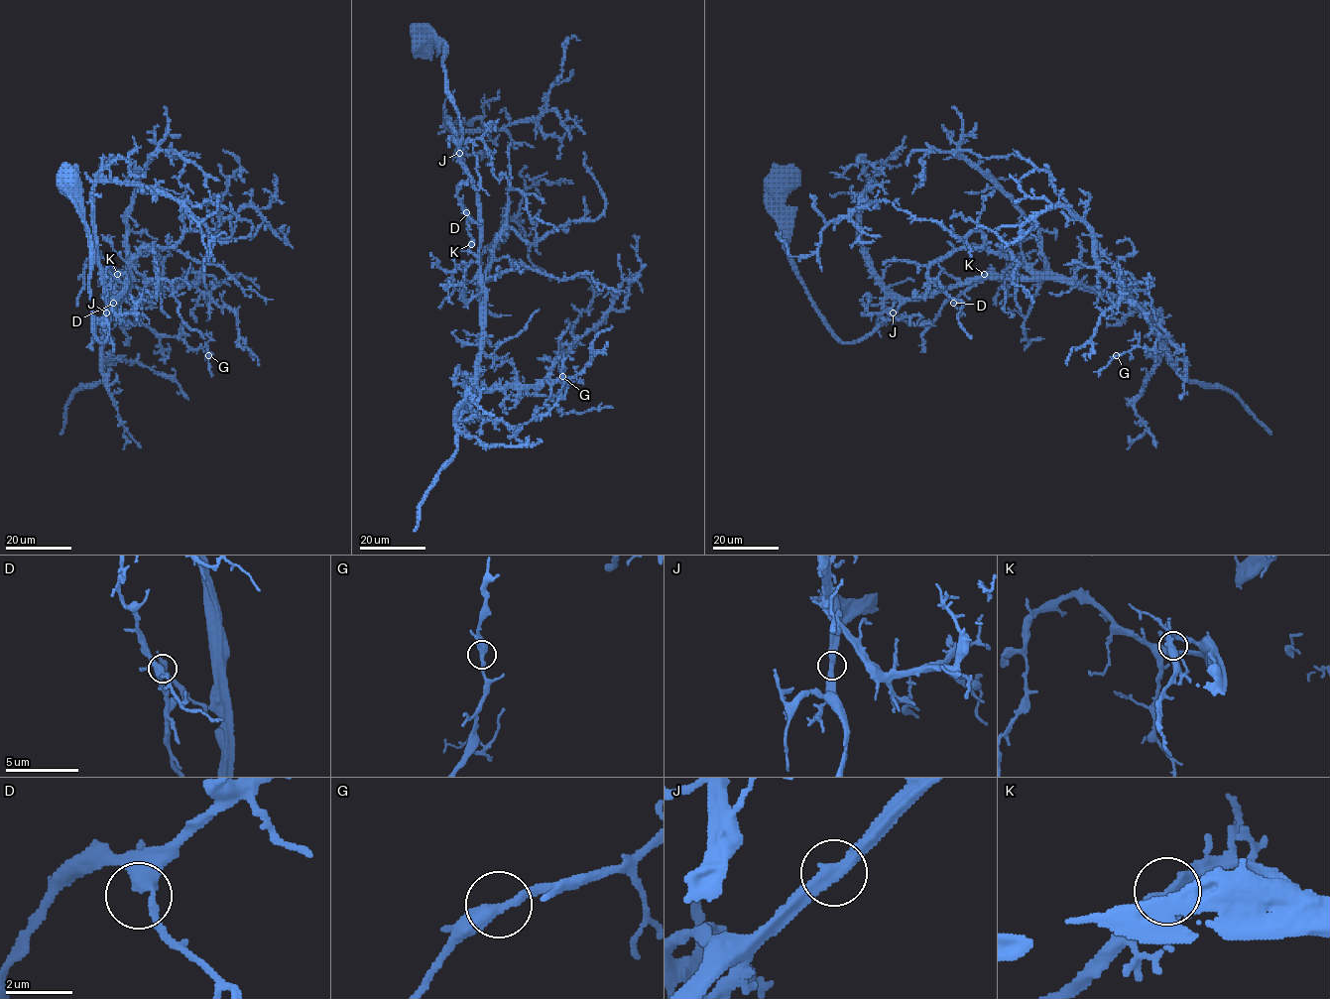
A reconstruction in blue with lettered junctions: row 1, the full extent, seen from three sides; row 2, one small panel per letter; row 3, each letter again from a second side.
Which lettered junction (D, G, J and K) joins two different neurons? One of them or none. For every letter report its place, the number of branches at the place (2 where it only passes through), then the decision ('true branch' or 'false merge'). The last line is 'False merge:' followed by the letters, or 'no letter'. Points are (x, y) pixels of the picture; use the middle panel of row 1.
D: place (466, 212); branches 2; true branch
G: place (562, 376); branches 2; true branch
J: place (459, 153); branches 2; true branch
K: place (471, 244); branches 2; true branch
False merge: no letter

